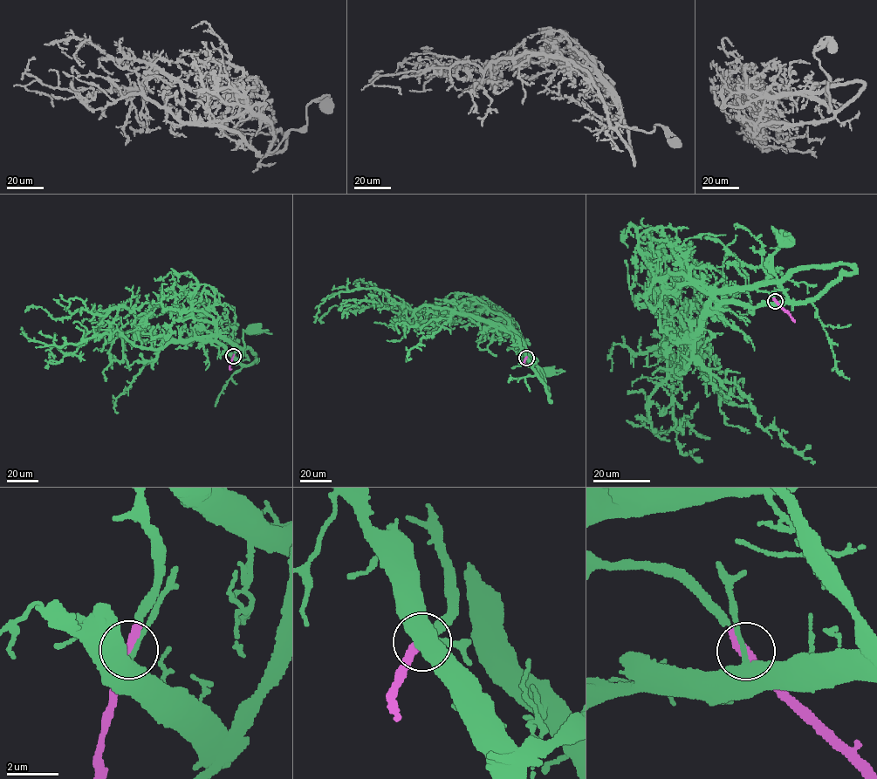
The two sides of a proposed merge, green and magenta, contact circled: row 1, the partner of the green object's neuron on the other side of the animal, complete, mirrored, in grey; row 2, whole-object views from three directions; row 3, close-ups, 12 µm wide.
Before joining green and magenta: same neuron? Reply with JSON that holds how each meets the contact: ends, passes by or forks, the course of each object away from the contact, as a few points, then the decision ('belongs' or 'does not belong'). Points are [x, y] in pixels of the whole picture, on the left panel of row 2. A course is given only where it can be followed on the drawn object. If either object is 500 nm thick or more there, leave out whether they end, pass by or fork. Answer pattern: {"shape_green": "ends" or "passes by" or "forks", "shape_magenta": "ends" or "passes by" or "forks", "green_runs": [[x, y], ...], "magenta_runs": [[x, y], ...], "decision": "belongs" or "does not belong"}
{"shape_green": "passes by", "shape_magenta": "ends", "green_runs": [[233, 356], [238, 360], [243, 355], [243, 333], [250, 331]], "magenta_runs": [[233, 356], [231, 369]], "decision": "belongs"}

